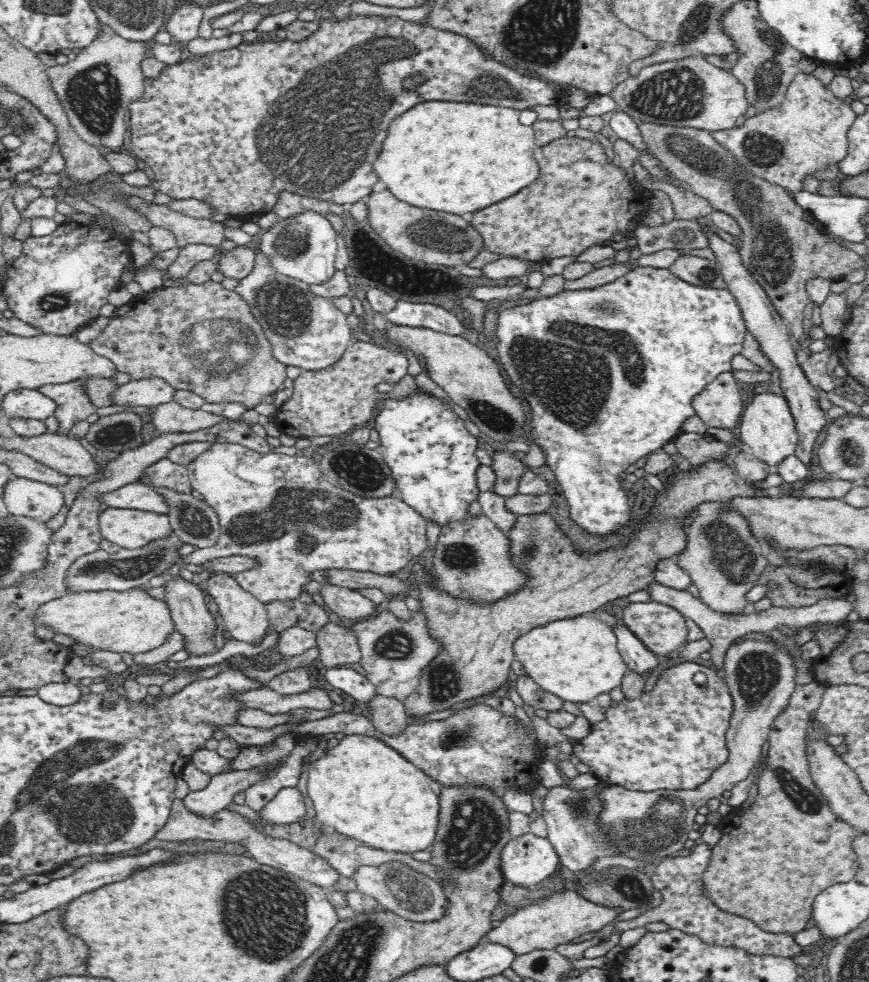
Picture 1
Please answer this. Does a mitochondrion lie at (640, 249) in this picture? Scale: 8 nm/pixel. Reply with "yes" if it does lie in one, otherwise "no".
no

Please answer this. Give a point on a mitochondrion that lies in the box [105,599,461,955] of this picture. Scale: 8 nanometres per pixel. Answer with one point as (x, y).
(415, 896)

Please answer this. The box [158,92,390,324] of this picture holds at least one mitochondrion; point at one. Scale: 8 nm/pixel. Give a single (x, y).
(292, 243)

